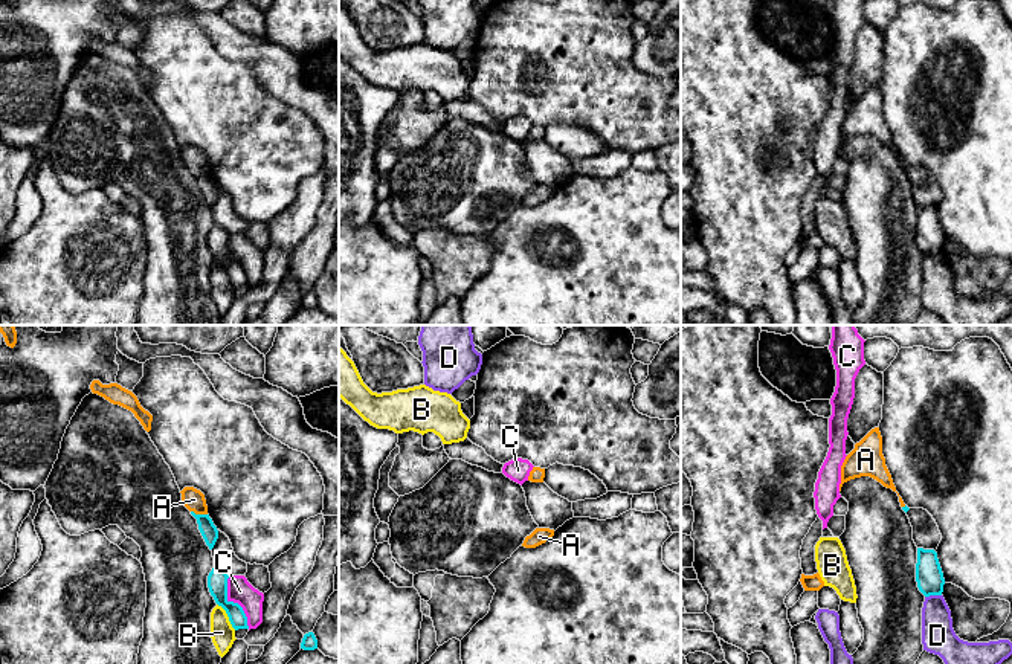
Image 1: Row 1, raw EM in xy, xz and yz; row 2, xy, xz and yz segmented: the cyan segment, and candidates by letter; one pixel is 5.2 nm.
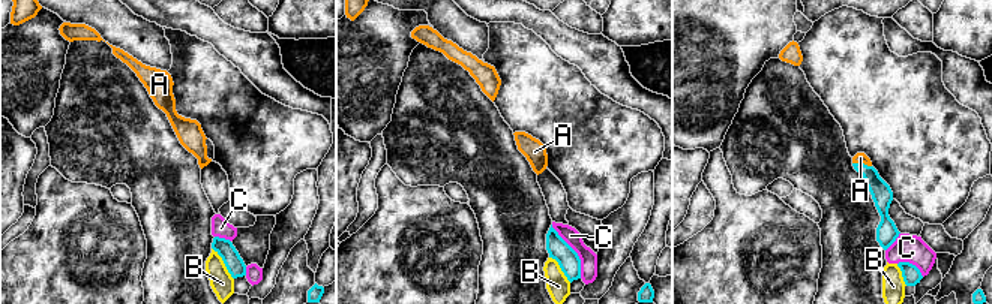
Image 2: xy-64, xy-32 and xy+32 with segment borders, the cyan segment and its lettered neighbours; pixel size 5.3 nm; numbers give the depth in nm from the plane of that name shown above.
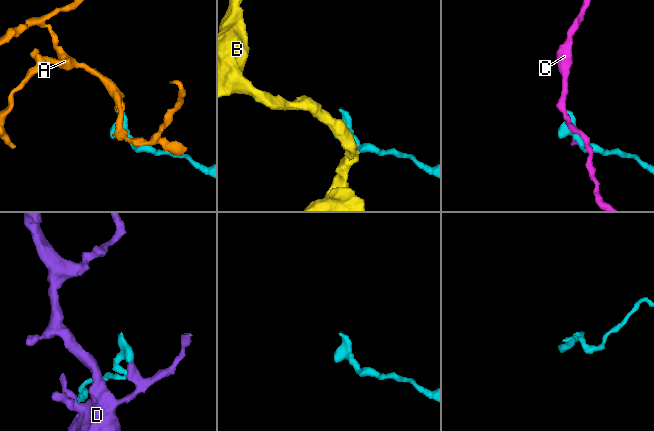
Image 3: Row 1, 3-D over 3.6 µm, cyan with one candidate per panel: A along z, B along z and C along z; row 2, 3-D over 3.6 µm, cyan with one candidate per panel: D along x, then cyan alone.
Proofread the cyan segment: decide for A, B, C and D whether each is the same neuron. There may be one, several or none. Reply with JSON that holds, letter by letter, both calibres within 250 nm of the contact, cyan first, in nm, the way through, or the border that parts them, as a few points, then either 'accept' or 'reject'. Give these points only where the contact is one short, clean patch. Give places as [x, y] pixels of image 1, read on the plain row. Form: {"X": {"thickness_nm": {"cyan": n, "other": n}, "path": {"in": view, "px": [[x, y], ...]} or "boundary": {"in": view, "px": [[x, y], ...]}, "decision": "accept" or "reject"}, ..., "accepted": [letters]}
{"A": {"thickness_nm": {"cyan": 90, "other": 110}, "path": {"in": "xy", "px": [[206, 185], [199, 173], [194, 157]]}, "decision": "accept"}, "B": {"thickness_nm": {"cyan": 110, "other": 130}, "boundary": {"in": "xy", "px": [[217, 261], [235, 287]]}, "decision": "reject"}, "C": {"thickness_nm": {"cyan": 110, "other": 130}, "boundary": {"in": "xy", "px": [[228, 234], [228, 257], [241, 266], [249, 286]]}, "decision": "reject"}, "D": {"thickness_nm": {"cyan": 140, "other": 180}, "boundary": {"in": "yz", "px": [[941, 252], [925, 255]]}, "decision": "reject"}, "accepted": ["A"]}

